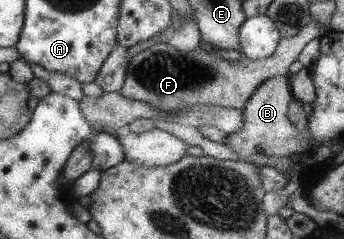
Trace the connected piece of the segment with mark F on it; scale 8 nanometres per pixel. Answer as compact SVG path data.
M312 19L299 34L283 38L270 57L258 61L250 59L246 54L242 55L240 61L229 61L222 56L216 57L208 53L201 45L194 51L184 53L168 42L158 42L131 58L121 92L128 99L144 101L160 111L188 109L192 105L212 105L242 111L267 79L288 76L290 65L298 59L302 49L316 37L325 40L320 23Z

